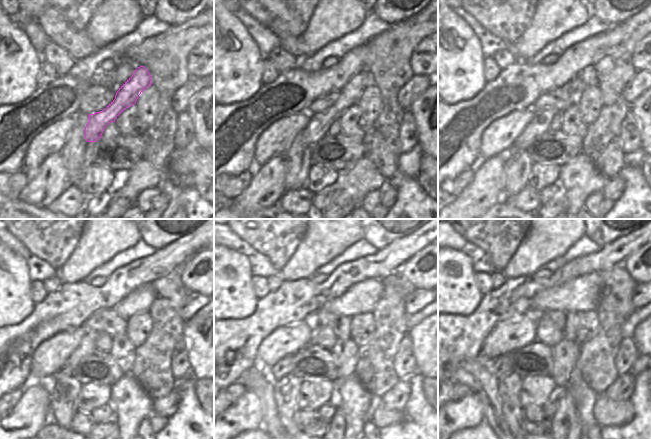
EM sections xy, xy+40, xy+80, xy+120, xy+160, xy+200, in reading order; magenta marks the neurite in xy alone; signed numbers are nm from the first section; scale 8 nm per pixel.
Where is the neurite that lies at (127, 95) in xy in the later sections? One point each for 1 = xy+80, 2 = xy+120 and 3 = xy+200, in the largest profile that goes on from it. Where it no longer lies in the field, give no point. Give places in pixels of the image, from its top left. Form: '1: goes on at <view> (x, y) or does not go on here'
1: goes on at xy+80 (541, 121)
2: goes on at xy+120 (88, 345)
3: goes on at xy+200 (502, 366)

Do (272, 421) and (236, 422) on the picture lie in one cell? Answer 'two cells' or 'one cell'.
two cells

